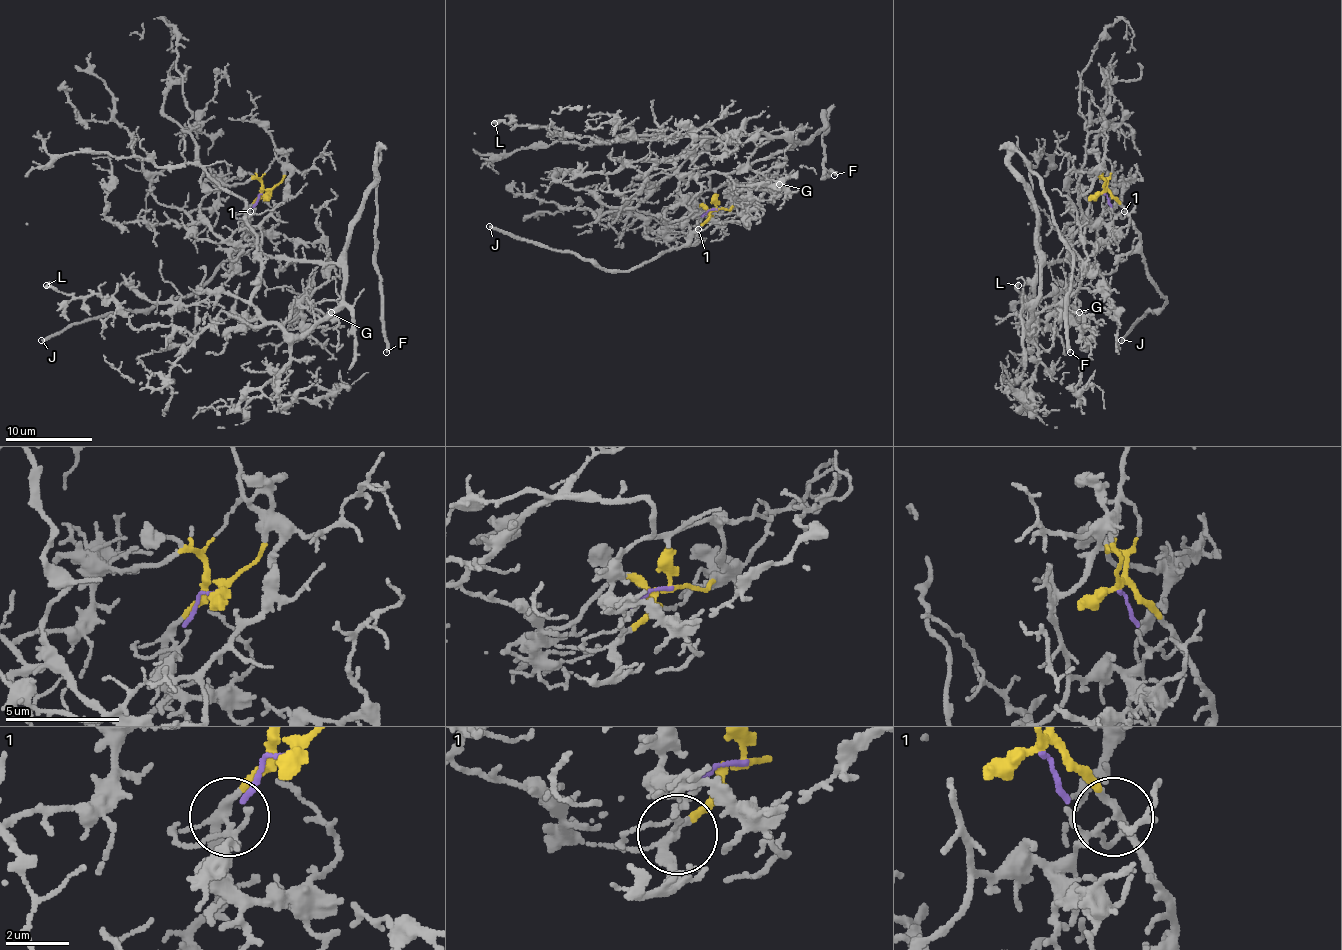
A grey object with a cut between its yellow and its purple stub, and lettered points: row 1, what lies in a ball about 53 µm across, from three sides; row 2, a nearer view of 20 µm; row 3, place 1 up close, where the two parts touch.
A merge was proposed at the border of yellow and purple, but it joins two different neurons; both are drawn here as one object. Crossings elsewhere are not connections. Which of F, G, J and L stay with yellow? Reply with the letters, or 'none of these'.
J

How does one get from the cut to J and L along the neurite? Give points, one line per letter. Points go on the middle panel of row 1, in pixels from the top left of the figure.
J: (715, 209), (698, 229), (693, 244), (663, 250), (630, 270), (604, 270), (571, 253), (489, 227)
L: (715, 209), (693, 216), (711, 174), (737, 172), (791, 144), (750, 133), (617, 142), (493, 122)

